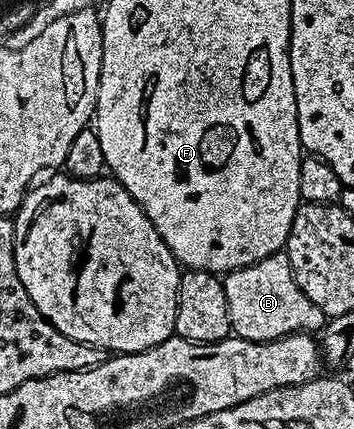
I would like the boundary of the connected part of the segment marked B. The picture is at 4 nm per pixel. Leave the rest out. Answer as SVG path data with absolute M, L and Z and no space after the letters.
M279 252L251 266L222 278L224 296L228 300L231 331L237 337L253 342L271 342L289 334L321 331L324 315L296 284L292 264L285 252Z

